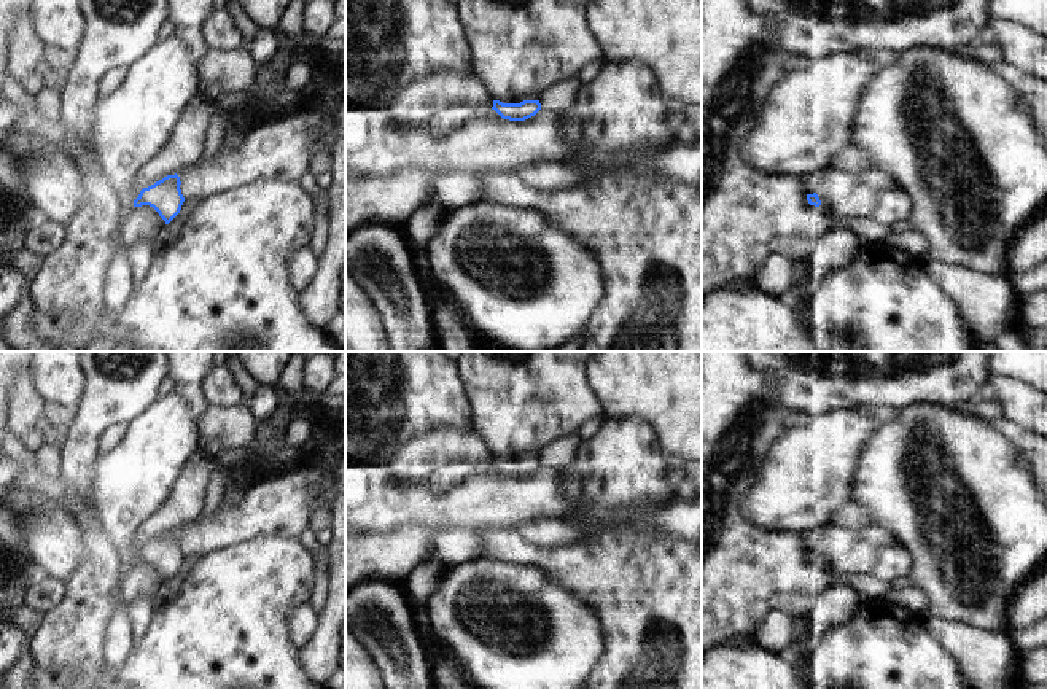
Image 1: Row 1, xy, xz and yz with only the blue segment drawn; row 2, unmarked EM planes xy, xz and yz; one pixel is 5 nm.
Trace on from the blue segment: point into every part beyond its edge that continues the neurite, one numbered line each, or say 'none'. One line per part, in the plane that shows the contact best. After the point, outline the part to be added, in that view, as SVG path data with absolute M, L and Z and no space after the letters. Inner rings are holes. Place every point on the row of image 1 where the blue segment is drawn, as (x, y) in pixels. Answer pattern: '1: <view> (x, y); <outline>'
none

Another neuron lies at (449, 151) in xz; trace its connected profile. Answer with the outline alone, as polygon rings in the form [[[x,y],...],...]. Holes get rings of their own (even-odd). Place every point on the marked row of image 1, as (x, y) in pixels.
[[[345,102],[345,164],[363,170],[368,177],[409,173],[425,170],[434,177],[447,172],[469,172],[481,178],[485,173],[512,173],[514,169],[535,161],[562,161],[574,153],[587,130],[568,130],[568,111],[543,108],[525,121],[503,119],[495,110],[481,110],[458,129],[431,135],[430,130],[403,130],[385,110],[364,110]]]

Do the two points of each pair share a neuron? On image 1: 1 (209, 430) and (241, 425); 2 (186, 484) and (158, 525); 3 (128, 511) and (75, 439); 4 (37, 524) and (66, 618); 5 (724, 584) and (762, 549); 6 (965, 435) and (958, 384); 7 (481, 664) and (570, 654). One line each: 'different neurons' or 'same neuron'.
1: same neuron
2: same neuron
3: different neurons
4: different neurons
5: same neuron
6: different neurons
7: same neuron

